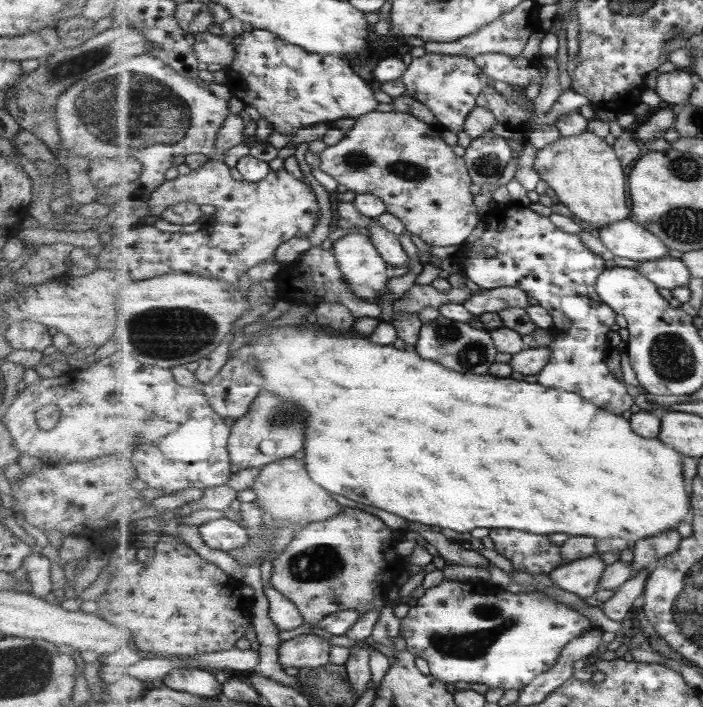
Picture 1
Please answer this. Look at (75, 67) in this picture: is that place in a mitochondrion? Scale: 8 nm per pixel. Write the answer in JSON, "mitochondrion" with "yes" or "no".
{"mitochondrion":"yes"}

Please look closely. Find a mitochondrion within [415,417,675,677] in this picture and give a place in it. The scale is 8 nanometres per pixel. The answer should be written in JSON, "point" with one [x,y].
{"point":[474,645]}

